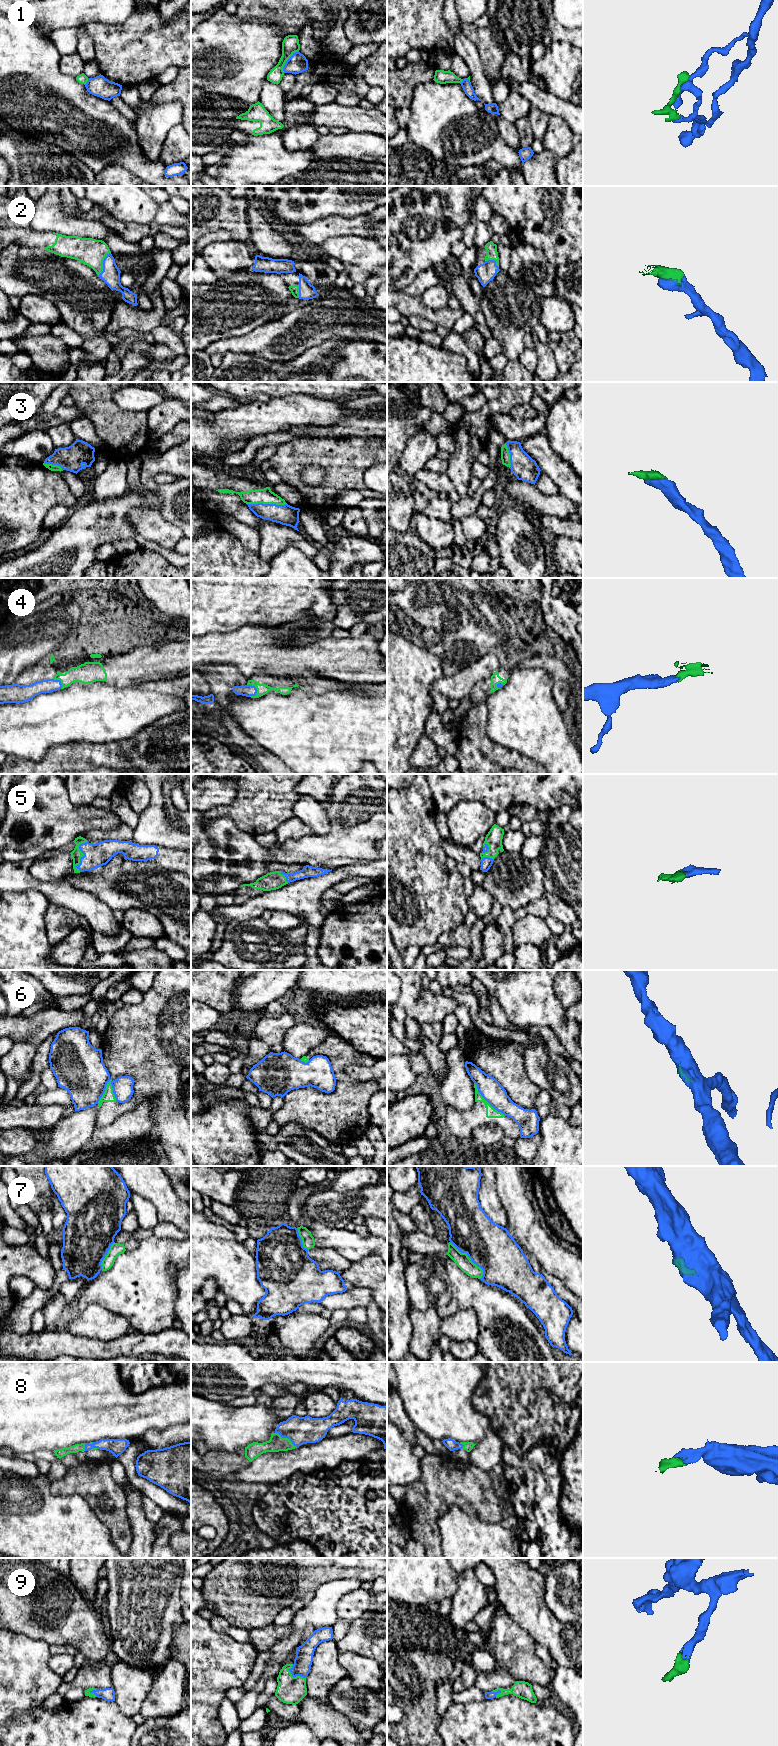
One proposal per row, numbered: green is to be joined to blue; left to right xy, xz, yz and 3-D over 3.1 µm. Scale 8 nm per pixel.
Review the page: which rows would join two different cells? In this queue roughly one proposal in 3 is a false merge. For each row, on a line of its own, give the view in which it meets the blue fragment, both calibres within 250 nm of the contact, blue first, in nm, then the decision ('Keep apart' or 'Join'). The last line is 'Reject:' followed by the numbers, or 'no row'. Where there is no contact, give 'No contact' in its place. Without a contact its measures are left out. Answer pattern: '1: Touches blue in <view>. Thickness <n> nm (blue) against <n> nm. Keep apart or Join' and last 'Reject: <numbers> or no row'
1: Touches blue in xz. Thickness 160 nm (blue) against 140 nm. Keep apart
2: Touches blue in xy. Thickness 150 nm (blue) against 220 nm. Join
3: Touches blue in xz. Thickness 160 nm (blue) against 120 nm. Join
4: Touches blue in xz. Thickness 100 nm (blue) against 90 nm. Join
5: Touches blue in xy. Thickness 190 nm (blue) against 90 nm. Join
6: Touches blue in xy. Thickness 380 nm (blue) against 90 nm. Keep apart
7: Touches blue in yz. Thickness 360 nm (blue) against 120 nm. Keep apart
8: Touches blue in xz. Thickness 220 nm (blue) against 130 nm. Join
9: Touches blue in xz. Thickness 140 nm (blue) against 220 nm. Join
Reject: 1, 6, 7

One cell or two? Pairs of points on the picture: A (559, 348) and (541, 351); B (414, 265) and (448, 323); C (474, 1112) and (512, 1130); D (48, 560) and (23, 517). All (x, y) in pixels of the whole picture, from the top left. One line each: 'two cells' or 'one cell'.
A: two cells
B: two cells
C: one cell
D: two cells

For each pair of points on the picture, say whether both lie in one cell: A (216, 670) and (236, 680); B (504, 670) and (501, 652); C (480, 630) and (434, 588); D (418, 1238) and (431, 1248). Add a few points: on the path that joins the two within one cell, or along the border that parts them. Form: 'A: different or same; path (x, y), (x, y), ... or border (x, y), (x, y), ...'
A: same; path (221, 672), (231, 677)
B: same; path (504, 666), (504, 656)
C: same; path (469, 622), (445, 599)
D: same; path (421, 1241), (428, 1245)

